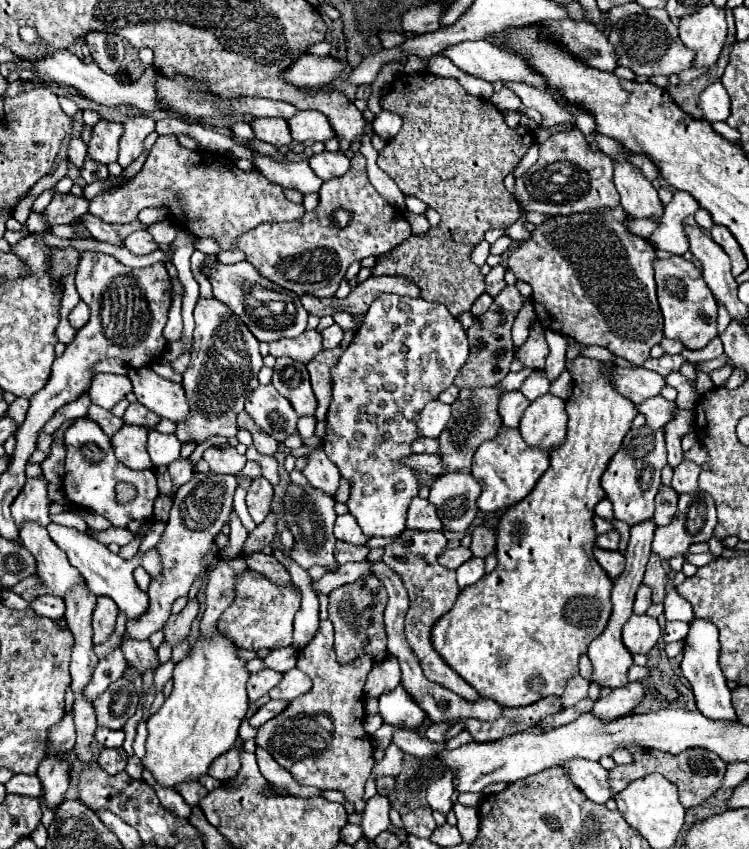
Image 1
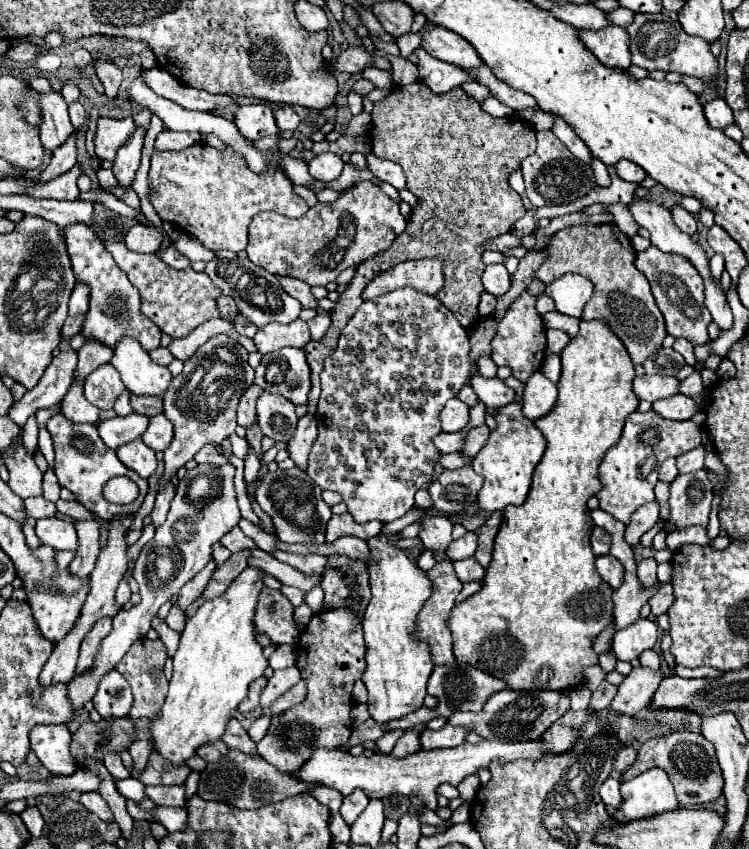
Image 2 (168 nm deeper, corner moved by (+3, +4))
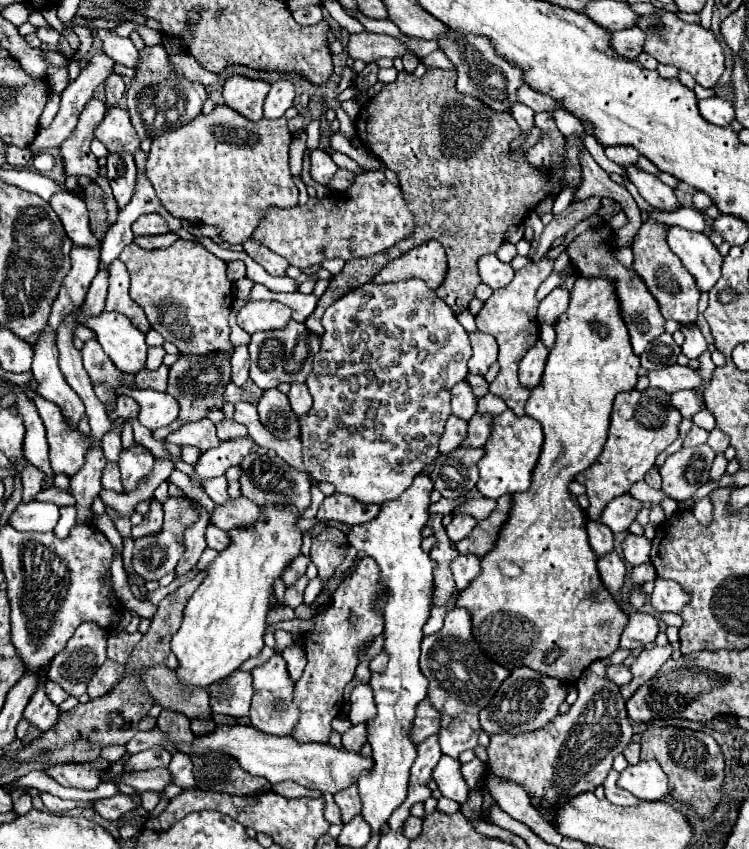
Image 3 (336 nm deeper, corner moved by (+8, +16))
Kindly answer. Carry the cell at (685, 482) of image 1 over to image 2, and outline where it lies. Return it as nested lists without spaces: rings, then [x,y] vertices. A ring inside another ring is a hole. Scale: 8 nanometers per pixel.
[[[697,446],[691,452],[687,452],[685,456],[679,456],[677,458],[677,468],[679,468],[681,474],[695,472],[695,470],[701,470],[703,468],[703,460],[705,460],[705,448],[703,446]]]

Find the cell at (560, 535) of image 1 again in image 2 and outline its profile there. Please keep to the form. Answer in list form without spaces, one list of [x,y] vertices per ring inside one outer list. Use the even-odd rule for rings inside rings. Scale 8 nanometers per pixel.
[[[583,320],[579,322],[579,332],[575,338],[571,338],[571,344],[563,348],[561,352],[561,378],[557,382],[557,404],[553,406],[553,412],[549,412],[549,416],[543,416],[541,420],[535,420],[535,426],[543,432],[545,440],[547,440],[547,450],[541,458],[541,462],[535,468],[533,474],[533,484],[529,490],[529,498],[525,500],[525,504],[521,506],[507,506],[505,514],[503,514],[503,524],[499,528],[499,534],[495,538],[495,550],[493,550],[493,560],[487,568],[487,574],[483,578],[481,590],[473,596],[469,596],[467,600],[463,600],[461,604],[457,604],[451,610],[449,616],[449,628],[453,632],[453,652],[455,658],[461,664],[473,664],[477,668],[481,668],[483,672],[489,672],[501,680],[507,682],[509,688],[513,690],[567,690],[567,688],[575,688],[583,682],[583,672],[587,666],[597,664],[597,652],[593,650],[593,640],[613,622],[613,600],[611,600],[611,586],[607,582],[601,580],[601,576],[595,570],[595,554],[591,552],[589,546],[589,538],[591,538],[591,530],[593,530],[593,520],[589,516],[589,508],[587,508],[587,500],[591,496],[595,496],[601,490],[601,482],[597,478],[597,468],[603,462],[605,452],[615,446],[619,442],[619,436],[623,432],[623,424],[625,418],[637,410],[639,398],[633,392],[633,380],[635,380],[635,366],[629,360],[629,354],[625,352],[625,346],[621,344],[621,340],[611,332],[609,324],[605,324],[603,320]]]

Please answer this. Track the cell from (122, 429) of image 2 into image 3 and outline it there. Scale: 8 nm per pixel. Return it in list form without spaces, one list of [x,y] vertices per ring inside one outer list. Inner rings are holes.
[[[114,424],[114,426],[102,436],[102,452],[104,452],[106,460],[116,462],[120,450],[122,450],[122,430],[120,430],[120,426]]]

